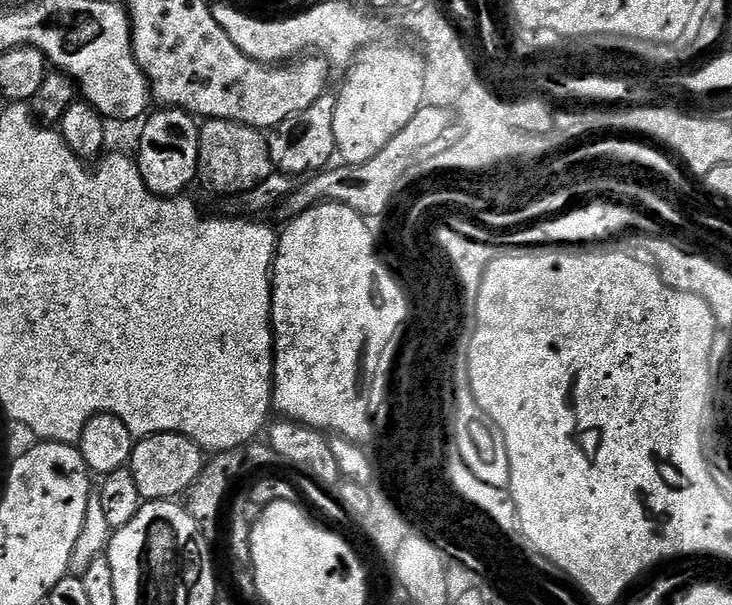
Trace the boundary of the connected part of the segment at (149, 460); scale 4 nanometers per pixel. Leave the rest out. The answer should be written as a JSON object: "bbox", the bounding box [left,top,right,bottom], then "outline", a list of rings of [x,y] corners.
{"bbox":[130,432,205,501],"outline":[[[167,432],[146,436],[133,443],[130,471],[141,501],[176,500],[191,488],[205,463],[205,453],[193,440],[180,432]]]}

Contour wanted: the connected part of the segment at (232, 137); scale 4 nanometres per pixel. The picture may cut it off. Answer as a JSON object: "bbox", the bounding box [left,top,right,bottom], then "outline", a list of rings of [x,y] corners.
{"bbox":[198,119,274,196],"outline":[[[205,119],[200,124],[198,138],[199,181],[209,184],[219,194],[233,196],[246,190],[254,190],[258,182],[266,182],[274,171],[268,137],[259,128],[251,128],[233,120]]]}

